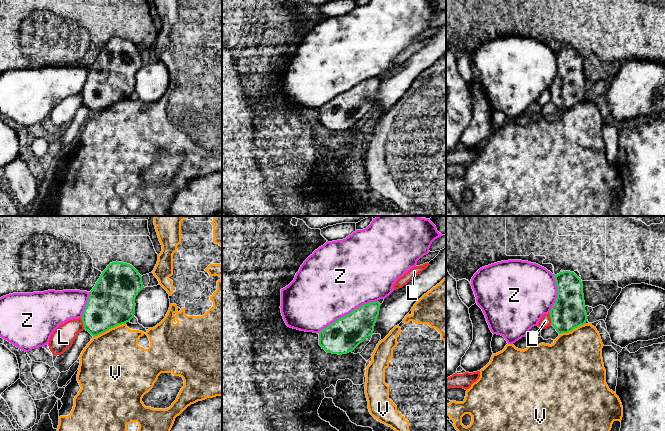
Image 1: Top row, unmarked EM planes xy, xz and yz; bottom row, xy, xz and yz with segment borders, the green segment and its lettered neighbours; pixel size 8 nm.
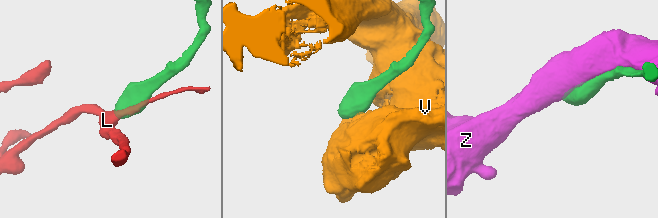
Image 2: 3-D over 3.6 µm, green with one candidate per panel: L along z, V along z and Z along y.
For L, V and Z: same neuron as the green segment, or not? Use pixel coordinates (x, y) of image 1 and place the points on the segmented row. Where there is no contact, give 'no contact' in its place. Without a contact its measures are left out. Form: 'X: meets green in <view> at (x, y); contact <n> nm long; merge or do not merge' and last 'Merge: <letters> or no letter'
L: meets green in xy at (83, 324); contact 100 nm long; do not merge
V: meets green in xy at (109, 328); contact 300 nm long; do not merge
Z: meets green in xz at (347, 314); contact 550 nm long; do not merge
Merge: no letter

